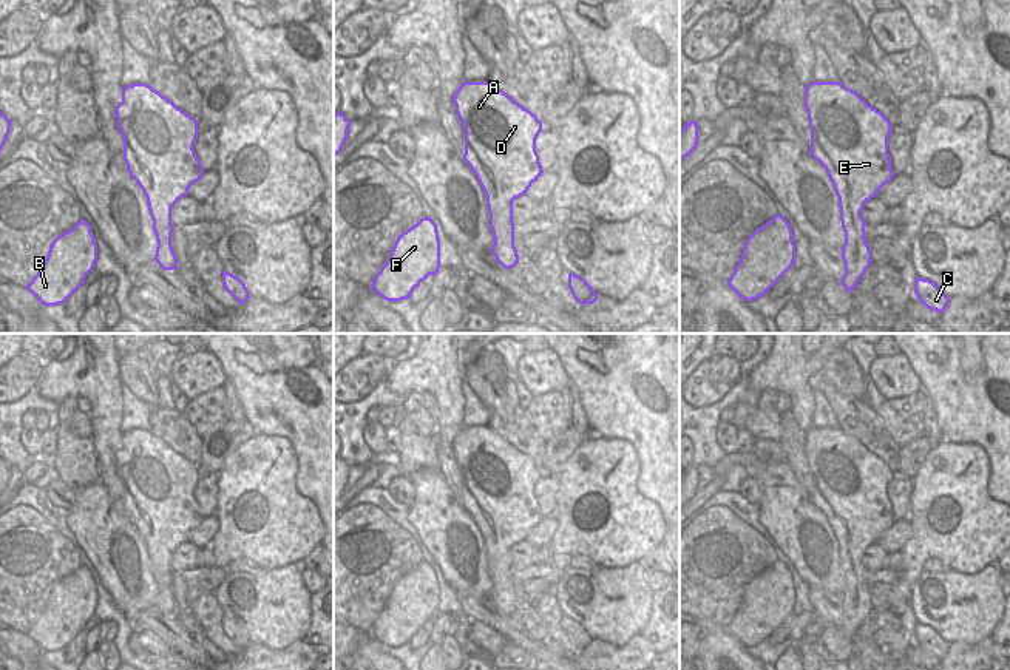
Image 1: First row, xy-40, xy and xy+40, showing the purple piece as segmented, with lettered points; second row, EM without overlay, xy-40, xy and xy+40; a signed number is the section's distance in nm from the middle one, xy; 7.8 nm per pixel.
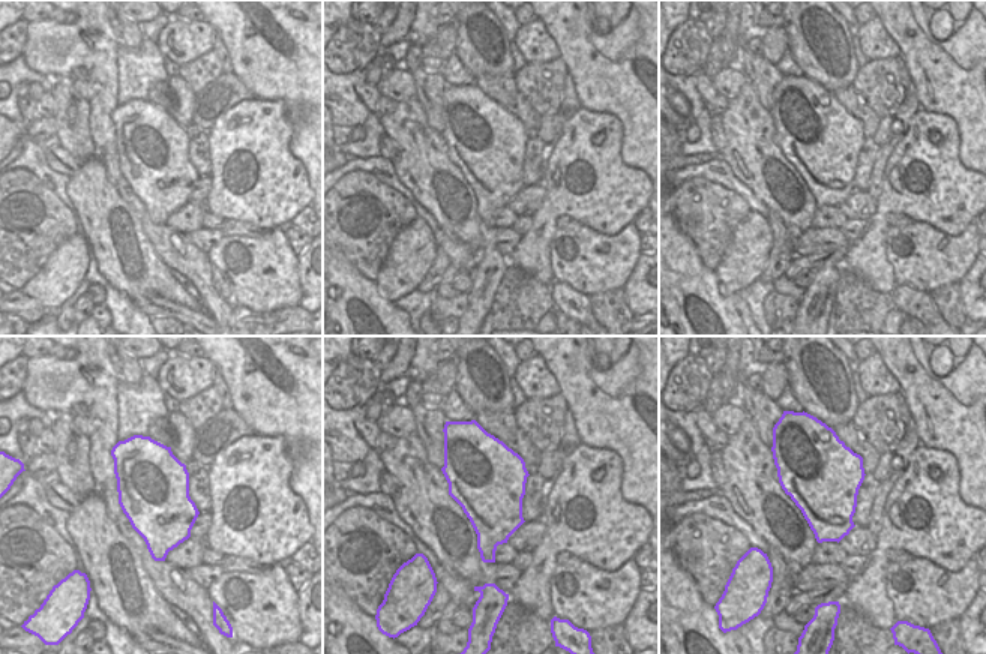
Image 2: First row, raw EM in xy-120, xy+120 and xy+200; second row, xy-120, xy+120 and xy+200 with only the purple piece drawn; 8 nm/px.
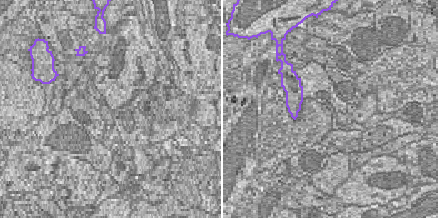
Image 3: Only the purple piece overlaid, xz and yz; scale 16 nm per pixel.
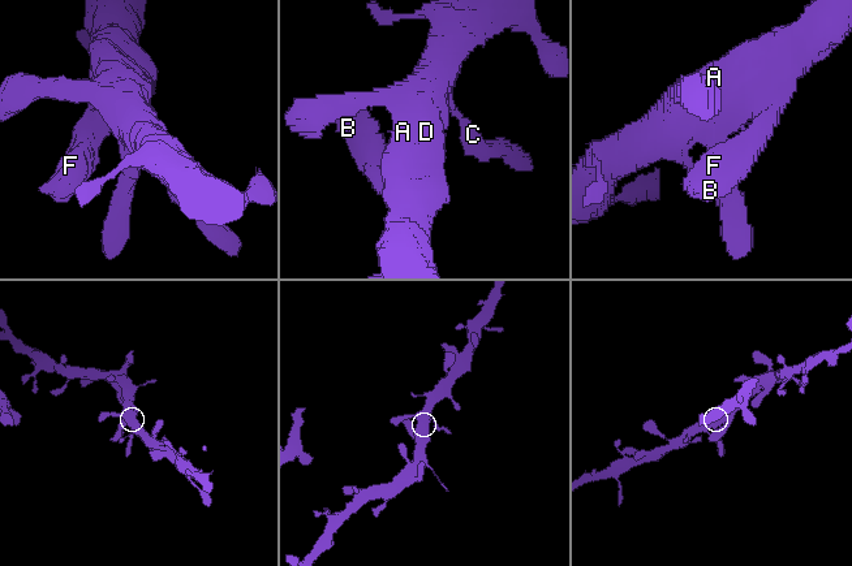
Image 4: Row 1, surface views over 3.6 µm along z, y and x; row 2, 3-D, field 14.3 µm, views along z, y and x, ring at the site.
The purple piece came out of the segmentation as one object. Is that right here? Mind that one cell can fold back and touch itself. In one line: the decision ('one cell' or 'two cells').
one cell

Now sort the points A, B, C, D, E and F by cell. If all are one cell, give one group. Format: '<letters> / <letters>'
A B C D E F

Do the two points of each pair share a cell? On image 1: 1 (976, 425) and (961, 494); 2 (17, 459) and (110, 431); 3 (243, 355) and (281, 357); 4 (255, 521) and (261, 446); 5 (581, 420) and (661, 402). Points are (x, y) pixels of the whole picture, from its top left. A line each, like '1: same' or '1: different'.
1: different
2: different
3: same
4: same
5: different

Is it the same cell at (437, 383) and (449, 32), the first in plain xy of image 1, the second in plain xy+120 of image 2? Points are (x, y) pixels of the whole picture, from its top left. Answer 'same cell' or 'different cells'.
different cells

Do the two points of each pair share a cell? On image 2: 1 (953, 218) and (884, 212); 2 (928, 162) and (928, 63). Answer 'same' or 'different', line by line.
1: same
2: different

